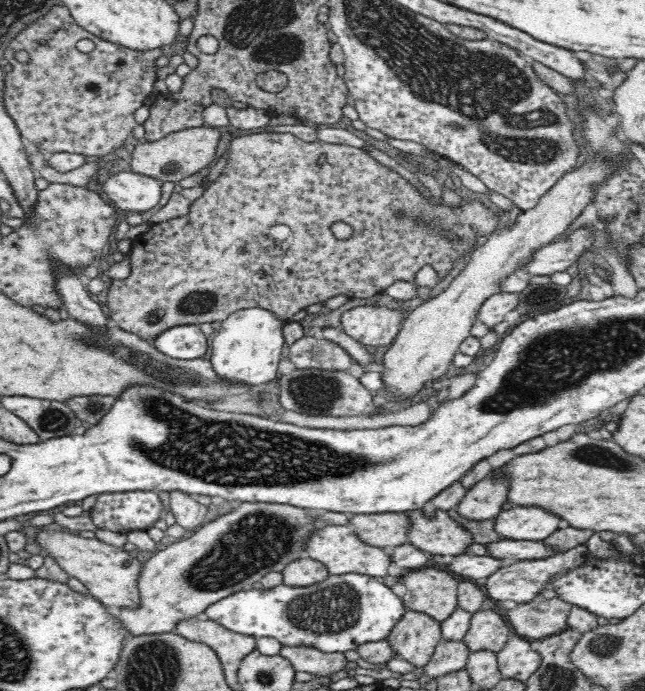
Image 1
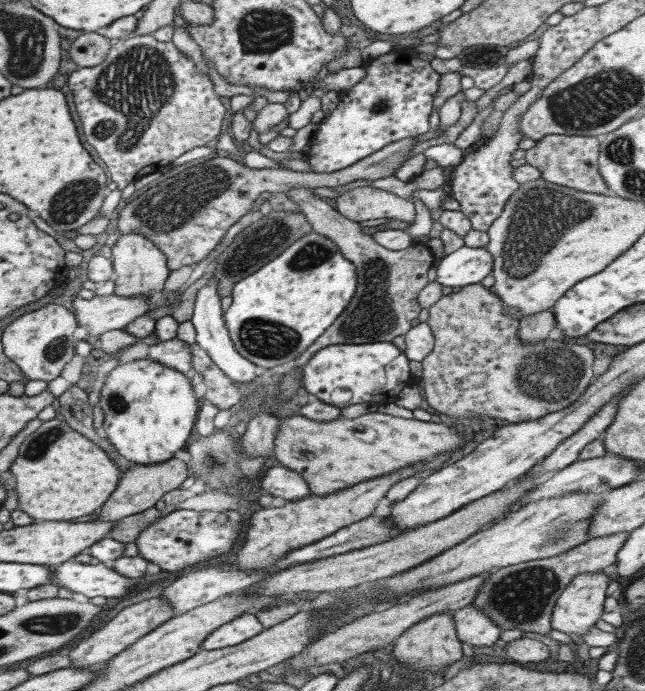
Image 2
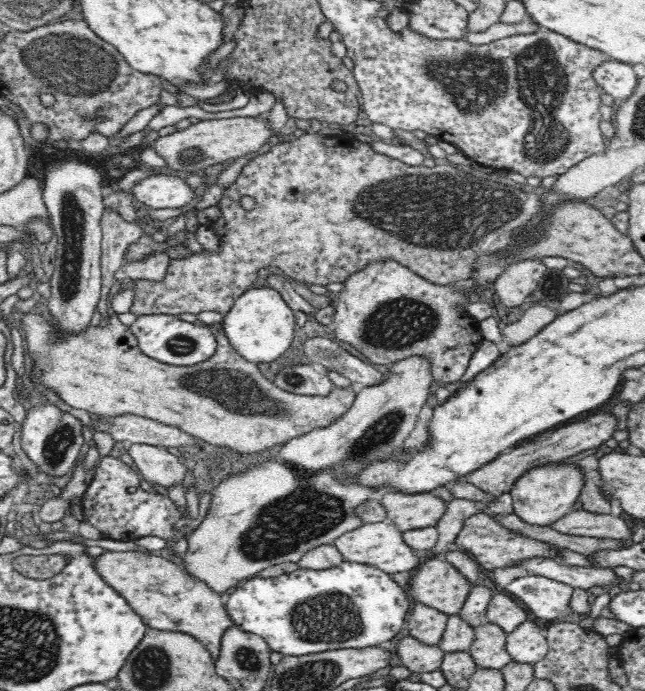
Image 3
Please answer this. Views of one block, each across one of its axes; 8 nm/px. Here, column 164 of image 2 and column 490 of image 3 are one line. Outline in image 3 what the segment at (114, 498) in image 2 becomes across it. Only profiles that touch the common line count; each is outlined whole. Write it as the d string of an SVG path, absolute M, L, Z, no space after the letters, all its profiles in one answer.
M610 412L590 414L584 417L583 420L578 420L573 424L568 424L556 430L547 440L542 442L535 441L525 446L511 448L508 452L502 452L492 462L483 464L480 468L477 468L474 472L470 472L466 476L460 476L458 481L469 482L480 488L480 490L499 497L502 492L510 492L510 488L518 480L518 476L524 474L528 468L532 468L536 464L565 460L589 448L602 446L617 431L619 422L617 419L617 416L610 414Z

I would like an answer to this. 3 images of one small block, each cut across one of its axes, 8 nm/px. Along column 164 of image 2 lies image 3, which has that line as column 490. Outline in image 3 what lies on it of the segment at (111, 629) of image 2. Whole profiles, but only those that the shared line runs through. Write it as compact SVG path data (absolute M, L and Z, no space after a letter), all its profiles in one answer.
M496 593L492 595L487 608L487 619L497 624L507 633L528 620L528 613L512 600L509 595Z

